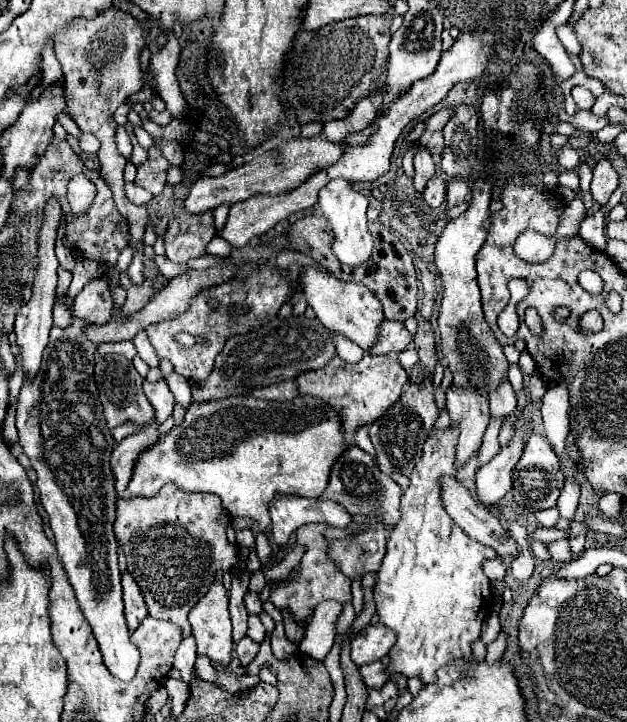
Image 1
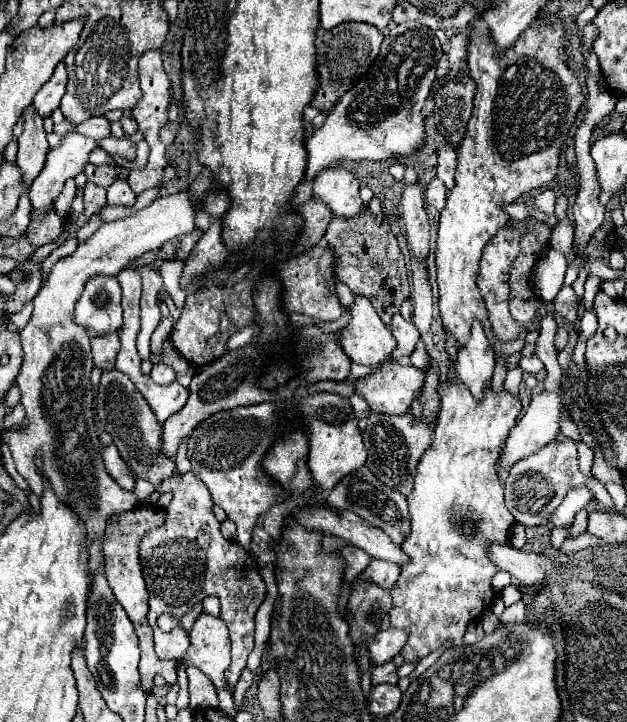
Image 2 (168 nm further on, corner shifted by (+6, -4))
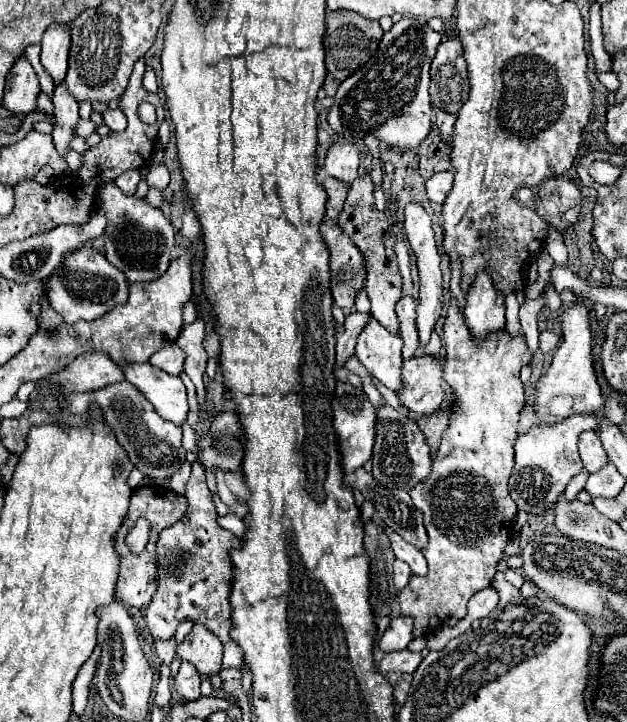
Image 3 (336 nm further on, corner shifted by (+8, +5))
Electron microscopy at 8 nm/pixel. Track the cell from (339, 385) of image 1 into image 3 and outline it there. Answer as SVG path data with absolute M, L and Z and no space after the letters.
M434 355L404 361L404 391L398 397L416 417L434 415L440 409L450 411L454 393L442 377L442 361Z

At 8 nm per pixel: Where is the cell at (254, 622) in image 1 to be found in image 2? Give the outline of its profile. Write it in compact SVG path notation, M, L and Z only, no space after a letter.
M172 474L162 480L158 492L172 494L172 502L164 508L164 524L144 534L138 544L142 576L150 596L148 624L154 630L156 654L160 658L182 660L190 644L188 632L180 626L170 632L162 632L156 624L160 614L168 612L172 616L184 616L206 596L218 596L222 602L220 618L226 622L232 640L232 664L226 670L226 682L234 688L240 672L246 668L246 658L254 648L254 614L266 596L266 586L258 574L258 564L242 546L220 534L220 522L212 512L214 502L210 492L194 474Z

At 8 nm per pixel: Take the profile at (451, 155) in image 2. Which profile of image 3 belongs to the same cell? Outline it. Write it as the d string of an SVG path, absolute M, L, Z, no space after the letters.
M436 109L436 127L440 129L442 139L444 139L446 143L450 143L450 139L452 139L454 121L456 121L456 115L446 113L446 111L442 111L442 109Z

